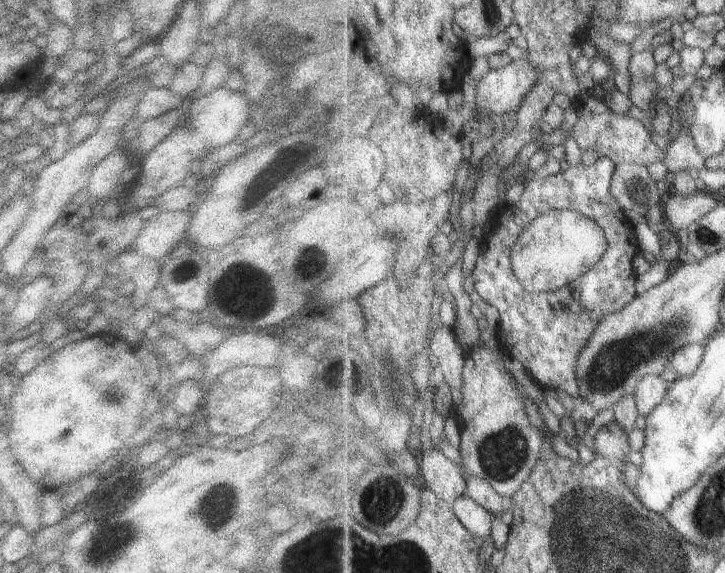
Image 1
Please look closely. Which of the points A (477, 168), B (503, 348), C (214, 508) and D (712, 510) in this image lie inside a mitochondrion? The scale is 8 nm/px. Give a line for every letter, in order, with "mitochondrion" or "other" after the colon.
A: other
B: other
C: mitochondrion
D: mitochondrion

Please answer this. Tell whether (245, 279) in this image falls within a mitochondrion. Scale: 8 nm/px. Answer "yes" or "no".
no

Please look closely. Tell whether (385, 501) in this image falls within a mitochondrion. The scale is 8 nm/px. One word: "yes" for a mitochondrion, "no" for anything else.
yes

